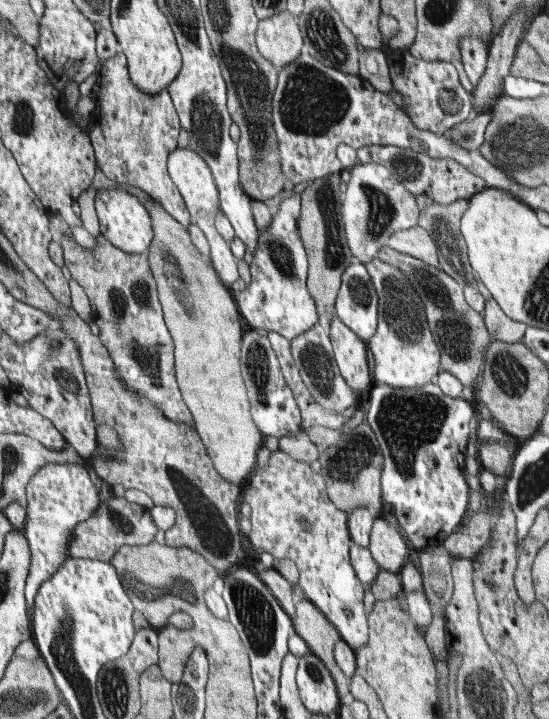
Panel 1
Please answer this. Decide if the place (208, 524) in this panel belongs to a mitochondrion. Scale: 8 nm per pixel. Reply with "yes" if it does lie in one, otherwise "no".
yes

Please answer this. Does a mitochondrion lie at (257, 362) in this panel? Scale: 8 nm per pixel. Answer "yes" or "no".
yes

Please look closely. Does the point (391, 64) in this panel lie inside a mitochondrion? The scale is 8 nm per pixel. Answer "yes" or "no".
no

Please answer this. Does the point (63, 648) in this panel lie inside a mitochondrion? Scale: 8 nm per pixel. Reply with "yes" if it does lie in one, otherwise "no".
yes

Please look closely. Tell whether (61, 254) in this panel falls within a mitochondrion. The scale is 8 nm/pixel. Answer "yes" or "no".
no

